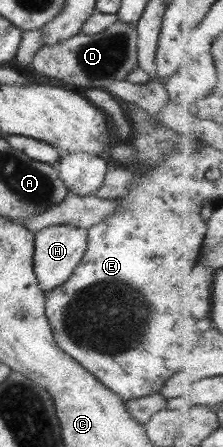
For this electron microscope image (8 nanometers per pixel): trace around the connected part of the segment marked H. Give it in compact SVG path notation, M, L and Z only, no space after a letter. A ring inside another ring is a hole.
M52 224L33 232L32 270L38 281L38 288L46 293L64 284L82 258L86 245L87 229L74 228L71 225Z

